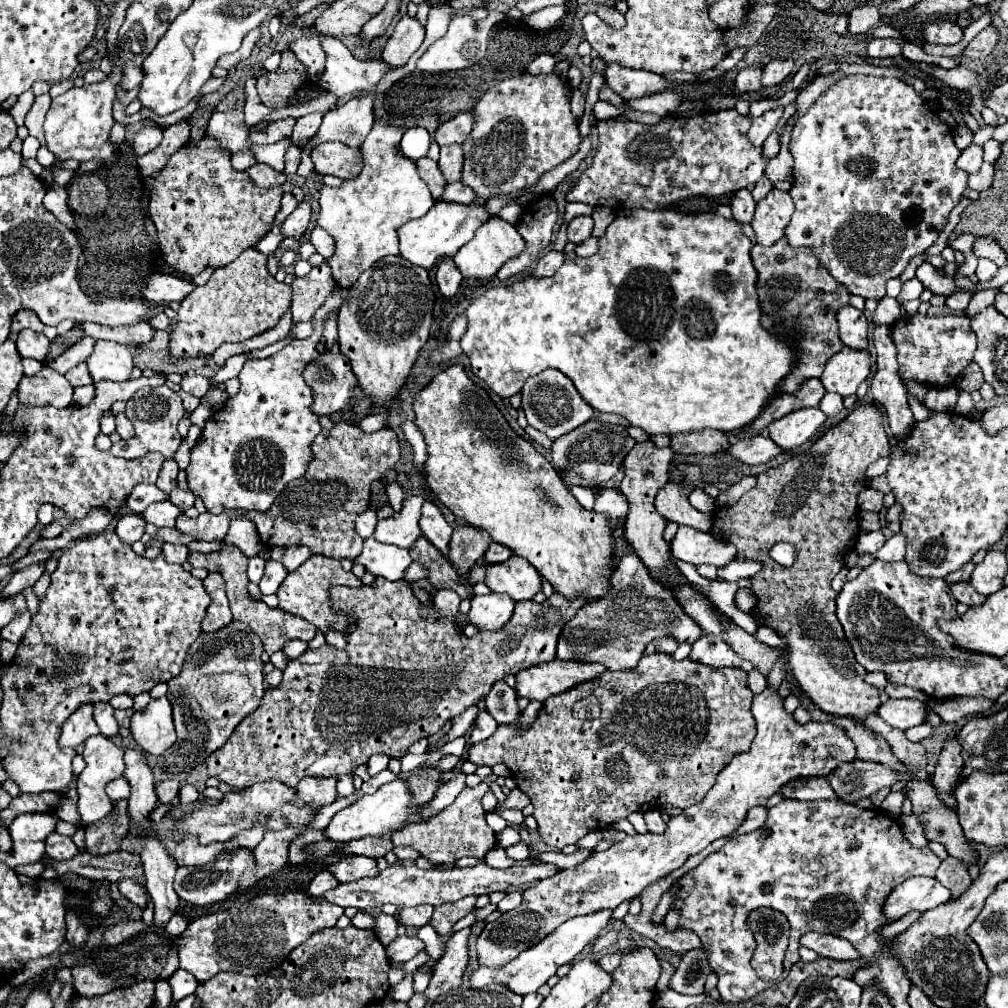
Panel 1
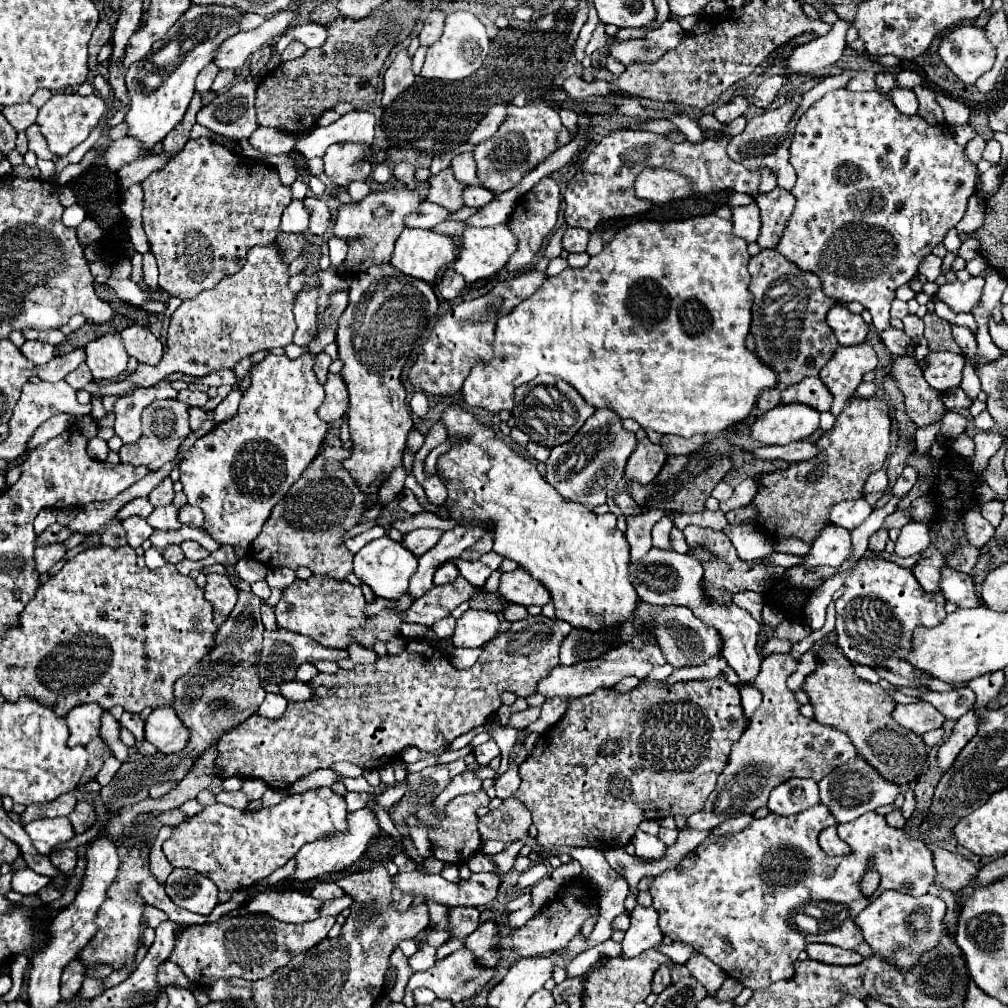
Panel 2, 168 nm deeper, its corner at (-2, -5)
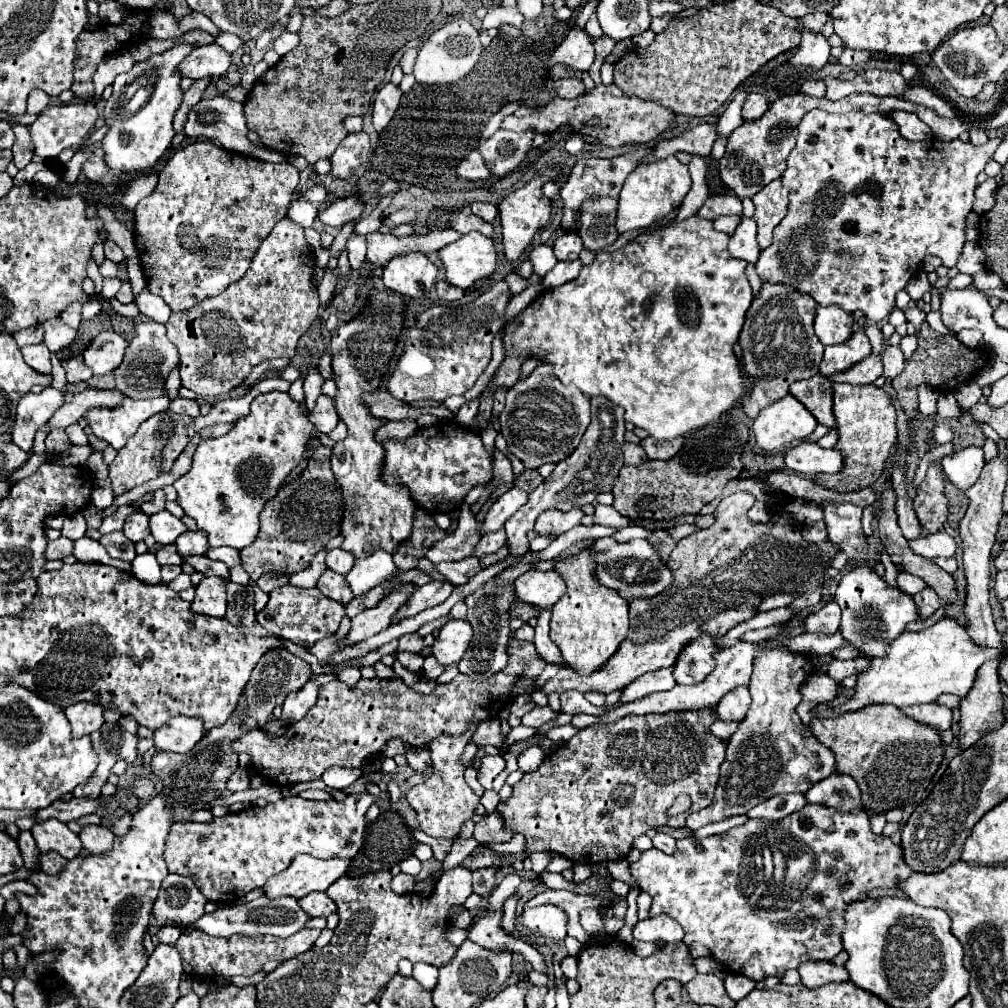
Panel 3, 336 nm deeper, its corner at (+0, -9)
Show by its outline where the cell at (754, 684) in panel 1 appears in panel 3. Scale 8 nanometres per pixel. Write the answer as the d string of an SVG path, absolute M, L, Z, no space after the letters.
M715 720L713 722L713 730L715 730L715 736L717 738L731 738L731 734L737 730L737 724L739 722L721 722L721 720Z

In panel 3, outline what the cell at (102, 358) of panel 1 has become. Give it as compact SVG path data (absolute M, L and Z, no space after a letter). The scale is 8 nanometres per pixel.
M101 332L83 352L85 364L93 374L109 374L123 360L127 340L115 332Z

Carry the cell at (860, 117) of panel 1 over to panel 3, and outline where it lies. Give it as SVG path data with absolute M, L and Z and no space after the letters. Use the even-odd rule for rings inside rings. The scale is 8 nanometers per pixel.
M809 112L799 124L799 138L781 178L789 188L787 216L775 228L773 244L761 250L755 272L761 282L791 286L801 294L809 294L821 306L835 304L845 312L861 310L871 322L881 322L895 308L895 294L903 290L913 272L919 270L923 256L939 256L947 268L957 264L965 244L965 218L975 198L977 174L983 172L1003 138L1005 136L989 138L987 144L981 146L961 140L941 142L937 138L909 142L885 114ZM817 228L819 236L815 234ZM831 238L837 242L829 244ZM827 250L831 250L831 254L825 254ZM827 256L829 260L837 258L837 262L827 262Z

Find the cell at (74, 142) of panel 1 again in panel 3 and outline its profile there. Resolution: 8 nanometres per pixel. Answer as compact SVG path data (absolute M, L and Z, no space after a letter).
M79 102L79 104L61 104L61 106L49 106L45 112L37 116L37 120L29 126L35 154L41 158L55 158L65 148L79 148L89 130L95 126L97 110L93 102Z

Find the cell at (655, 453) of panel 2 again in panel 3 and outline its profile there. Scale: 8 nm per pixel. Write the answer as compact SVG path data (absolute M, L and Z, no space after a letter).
M625 442L623 444L623 460L625 460L625 464L635 464L637 466L637 464L645 462L647 456L645 456L645 450L641 446Z

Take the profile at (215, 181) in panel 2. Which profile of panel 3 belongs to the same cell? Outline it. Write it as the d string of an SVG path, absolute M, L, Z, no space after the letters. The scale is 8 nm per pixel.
M205 140L191 142L191 144L185 144L185 146L177 148L175 154L163 166L163 170L159 172L159 182L157 182L155 190L135 206L135 246L137 246L137 254L139 254L139 260L141 260L145 278L147 278L149 292L155 294L155 296L159 296L159 298L163 298L165 304L173 312L181 312L181 310L189 310L191 306L195 306L197 302L201 302L201 300L205 300L209 296L221 294L229 284L233 284L239 278L243 278L243 274L247 272L247 268L251 264L251 258L257 252L259 244L269 236L269 232L273 230L273 226L281 218L287 216L287 210L291 208L291 202L293 202L291 196L297 190L297 184L299 184L299 170L293 164L289 164L289 162L273 164L273 162L257 160L257 158L251 158L251 156L245 156L245 154L239 154L239 152L217 148L215 144L205 142Z

